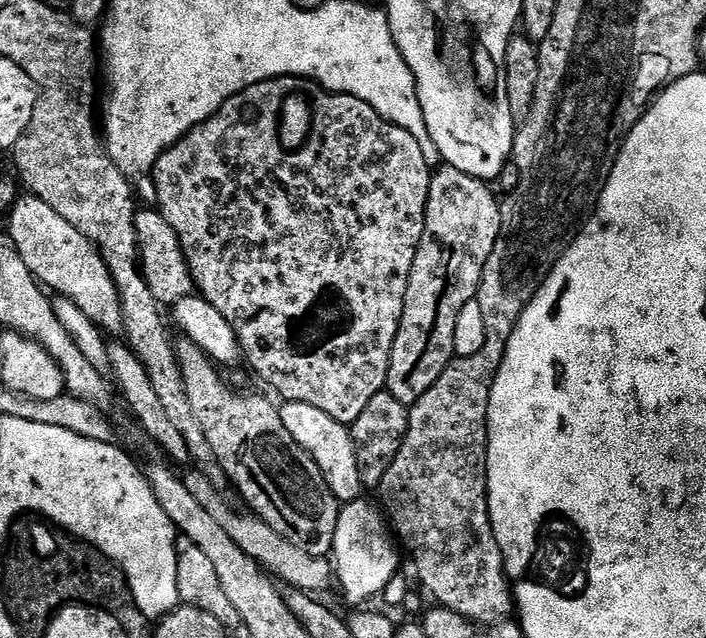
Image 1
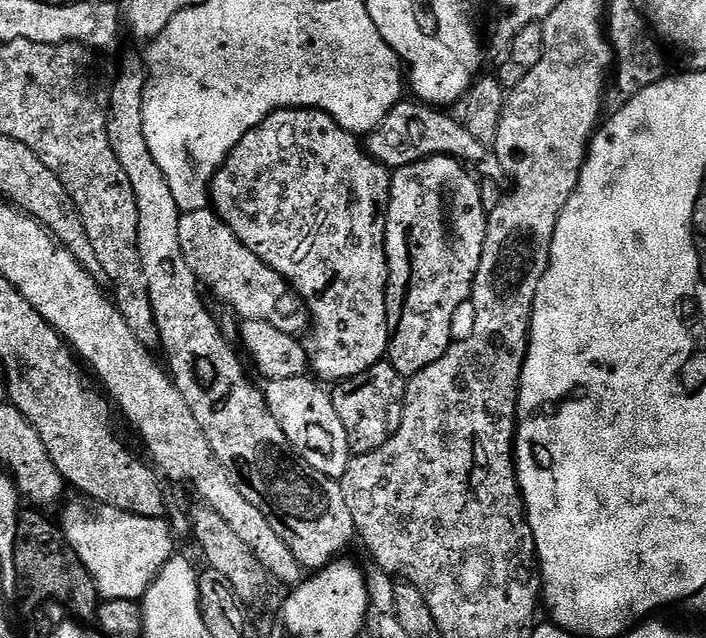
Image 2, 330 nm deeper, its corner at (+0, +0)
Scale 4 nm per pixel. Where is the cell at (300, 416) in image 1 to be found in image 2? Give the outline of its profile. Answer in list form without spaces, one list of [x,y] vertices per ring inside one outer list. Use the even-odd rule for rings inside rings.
[[[303,375],[269,380],[263,394],[274,418],[278,418],[278,426],[282,426],[286,438],[290,438],[300,456],[306,458],[314,470],[339,478],[346,474],[350,459],[346,426],[342,426],[342,418],[338,418],[338,410],[334,410],[331,395],[323,392],[315,379],[308,379],[307,375]]]

